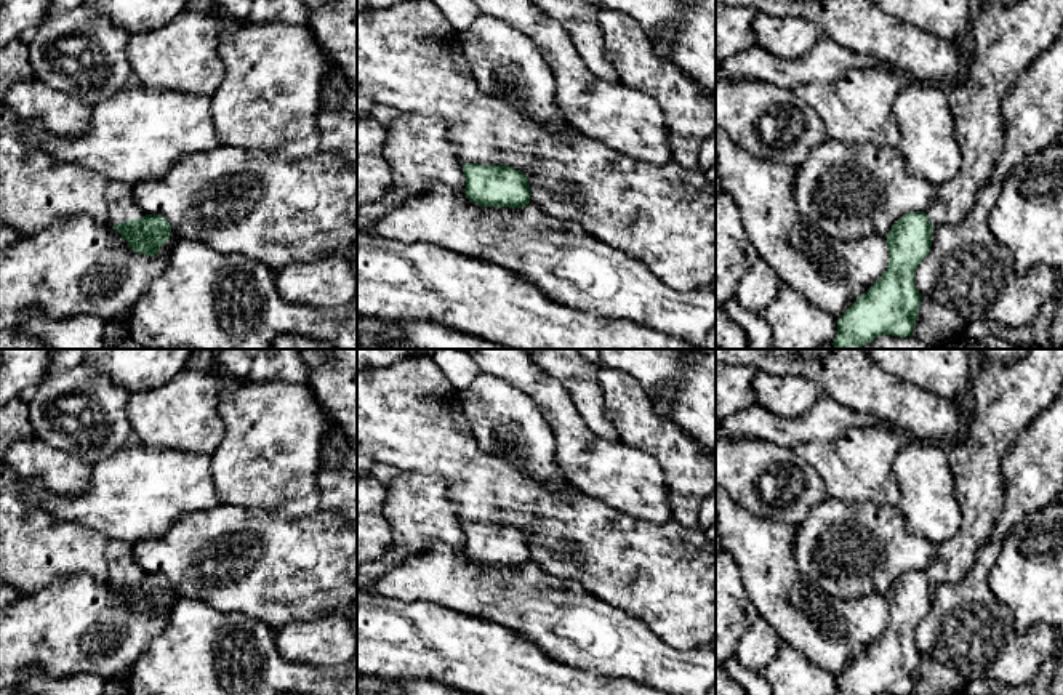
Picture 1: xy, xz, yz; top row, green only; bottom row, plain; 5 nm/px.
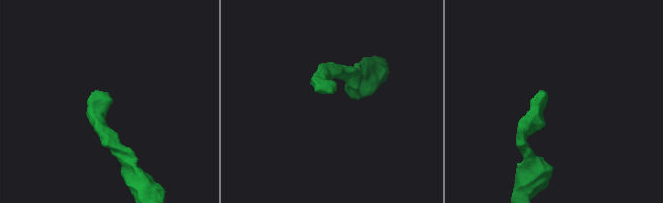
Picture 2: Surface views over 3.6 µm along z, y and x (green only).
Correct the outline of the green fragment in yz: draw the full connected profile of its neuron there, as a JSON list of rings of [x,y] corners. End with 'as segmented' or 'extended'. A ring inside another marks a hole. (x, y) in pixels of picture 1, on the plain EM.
[[[1029,349],[1028,356],[1015,364],[994,365],[985,364],[978,378],[970,384],[975,397],[972,426],[969,436],[953,447],[948,447],[948,458],[953,471],[954,488],[961,508],[962,522],[959,532],[935,544],[935,559],[927,570],[909,570],[900,576],[887,593],[889,625],[882,636],[863,652],[840,677],[837,677],[836,695],[911,695],[922,653],[914,642],[914,633],[921,620],[929,613],[932,605],[932,588],[941,583],[959,583],[972,568],[978,549],[989,540],[989,535],[1001,516],[1004,506],[1004,479],[1001,463],[1010,450],[1018,434],[1058,396],[1063,386],[1063,349]]] | extended

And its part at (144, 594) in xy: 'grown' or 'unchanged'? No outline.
grown

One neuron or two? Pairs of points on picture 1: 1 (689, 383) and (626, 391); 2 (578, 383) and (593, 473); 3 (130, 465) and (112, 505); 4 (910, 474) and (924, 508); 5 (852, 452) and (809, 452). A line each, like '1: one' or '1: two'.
1: two
2: two
3: one
4: one
5: one

